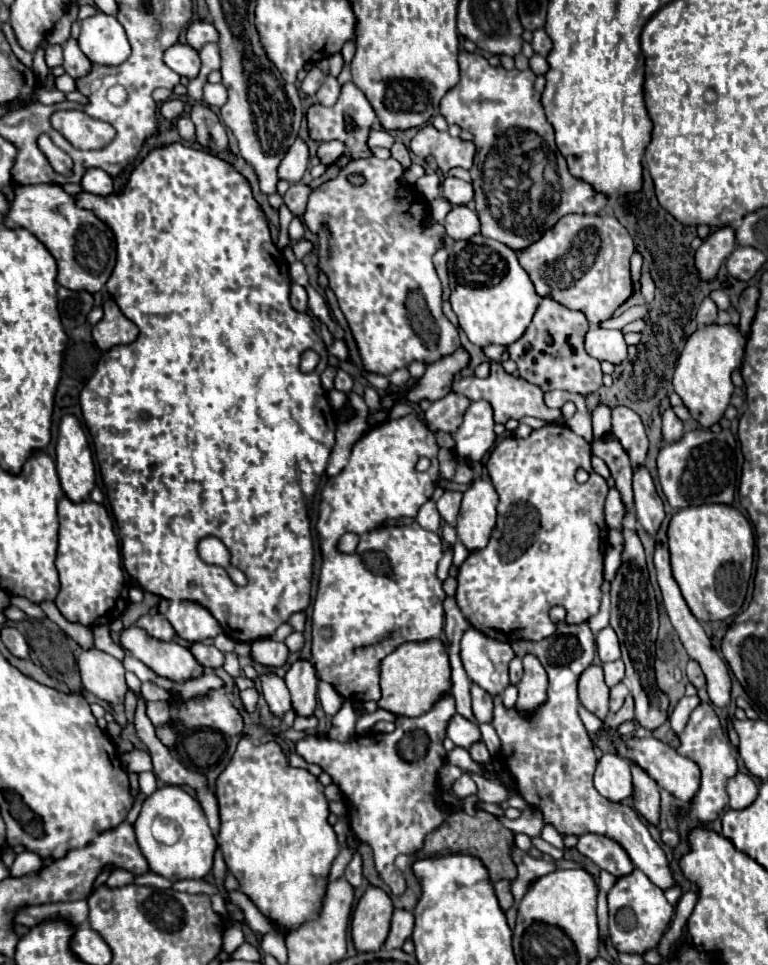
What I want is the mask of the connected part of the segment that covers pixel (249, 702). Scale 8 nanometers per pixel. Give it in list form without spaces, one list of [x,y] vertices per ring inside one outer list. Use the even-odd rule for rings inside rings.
[[[256,688],[242,690],[242,692],[240,692],[240,698],[242,698],[242,702],[244,702],[246,710],[248,710],[248,712],[252,712],[252,710],[256,708],[256,702],[258,702],[258,690],[256,690]]]

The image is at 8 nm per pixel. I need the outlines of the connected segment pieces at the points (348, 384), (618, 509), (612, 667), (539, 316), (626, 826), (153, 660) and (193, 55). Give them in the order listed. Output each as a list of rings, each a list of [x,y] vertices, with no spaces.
[[[338,370],[336,378],[334,378],[334,388],[340,392],[350,392],[352,390],[352,378],[344,370]]]
[[[616,488],[608,492],[606,504],[604,504],[604,514],[606,514],[606,524],[608,528],[620,528],[622,516],[624,516],[624,504],[620,500],[620,494]]]
[[[614,660],[614,662],[604,662],[604,678],[608,686],[614,686],[618,682],[624,680],[624,662],[622,660]]]
[[[542,298],[526,334],[508,346],[510,360],[516,362],[520,378],[538,386],[542,392],[566,390],[578,394],[592,394],[602,386],[600,362],[590,358],[582,346],[582,338],[588,330],[584,314],[576,310],[566,310],[552,298]]]
[[[554,618],[556,632],[538,642],[536,652],[542,652],[542,666],[548,672],[548,698],[526,718],[516,708],[506,708],[500,696],[494,696],[492,726],[502,742],[500,758],[510,764],[516,792],[536,810],[542,812],[546,824],[552,824],[562,836],[582,836],[588,832],[606,836],[618,842],[632,864],[642,870],[658,888],[666,890],[674,884],[668,860],[658,842],[650,836],[646,824],[634,808],[604,798],[592,784],[596,770],[594,744],[578,716],[578,678],[592,664],[596,654],[594,634],[588,622],[566,624],[564,618]]]
[[[136,624],[120,632],[120,646],[144,662],[150,670],[176,682],[202,676],[202,666],[192,652],[176,642],[162,642],[152,638]]]
[[[174,44],[164,52],[164,62],[180,76],[194,78],[200,72],[198,52],[188,44]]]

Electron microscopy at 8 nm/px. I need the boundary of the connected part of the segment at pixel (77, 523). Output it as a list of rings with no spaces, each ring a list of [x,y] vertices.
[[[62,496],[58,502],[60,538],[56,568],[60,574],[60,592],[54,600],[62,616],[84,626],[98,626],[116,620],[128,606],[128,582],[124,580],[122,560],[114,524],[106,508],[92,500],[72,502]]]

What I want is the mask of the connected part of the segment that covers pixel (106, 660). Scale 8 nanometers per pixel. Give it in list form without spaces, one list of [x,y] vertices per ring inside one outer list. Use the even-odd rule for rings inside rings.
[[[92,646],[80,652],[78,670],[84,688],[96,698],[110,704],[118,704],[124,700],[124,694],[128,692],[124,682],[124,666],[114,656]]]

